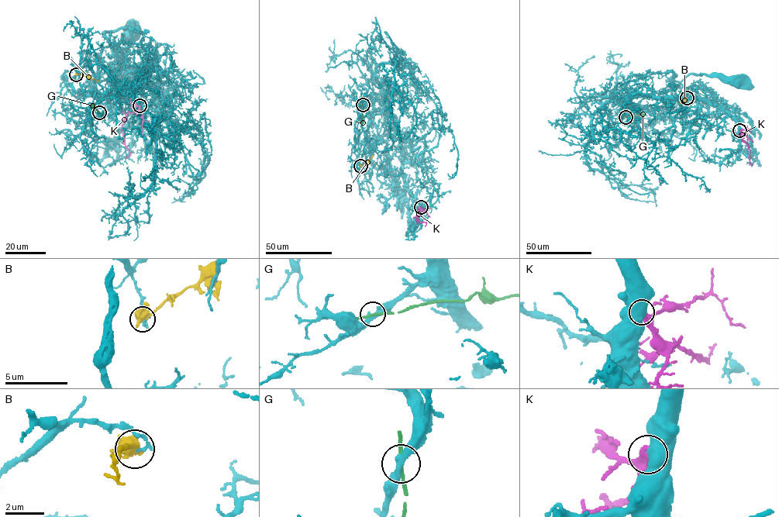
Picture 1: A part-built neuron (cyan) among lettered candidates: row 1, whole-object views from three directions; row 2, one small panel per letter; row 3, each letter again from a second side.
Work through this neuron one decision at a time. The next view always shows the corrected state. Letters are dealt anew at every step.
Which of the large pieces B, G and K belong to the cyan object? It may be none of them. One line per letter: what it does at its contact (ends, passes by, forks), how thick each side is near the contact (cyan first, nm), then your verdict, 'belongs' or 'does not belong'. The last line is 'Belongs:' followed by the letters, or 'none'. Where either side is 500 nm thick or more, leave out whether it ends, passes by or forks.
B: 150 nm thick on the cyan side, 550 nm on the other; does not belong
G: it passes by; 320 nm thick on the cyan side, 160 nm on the other; does not belong
K: 700 nm thick on the cyan side, 440 nm on the other; does not belong
Belongs: none

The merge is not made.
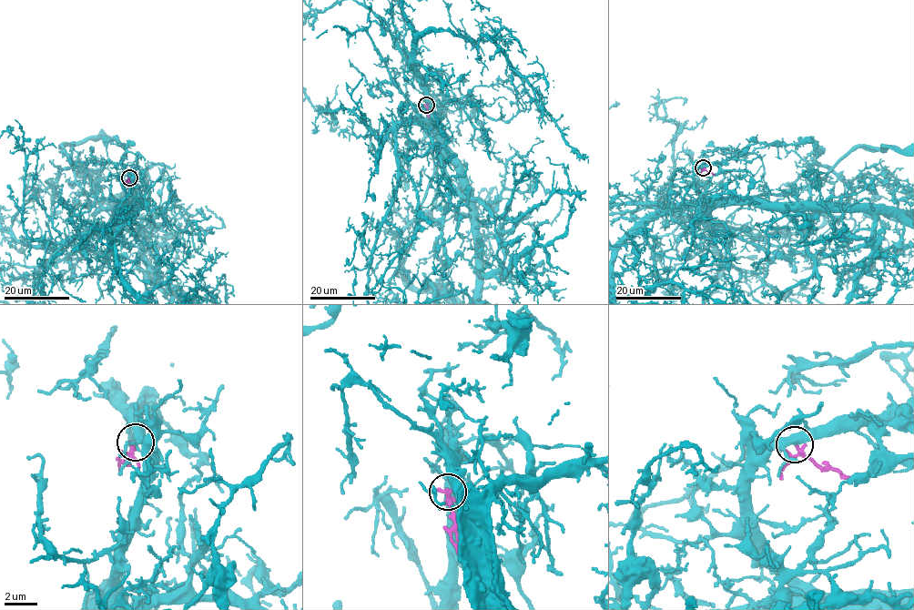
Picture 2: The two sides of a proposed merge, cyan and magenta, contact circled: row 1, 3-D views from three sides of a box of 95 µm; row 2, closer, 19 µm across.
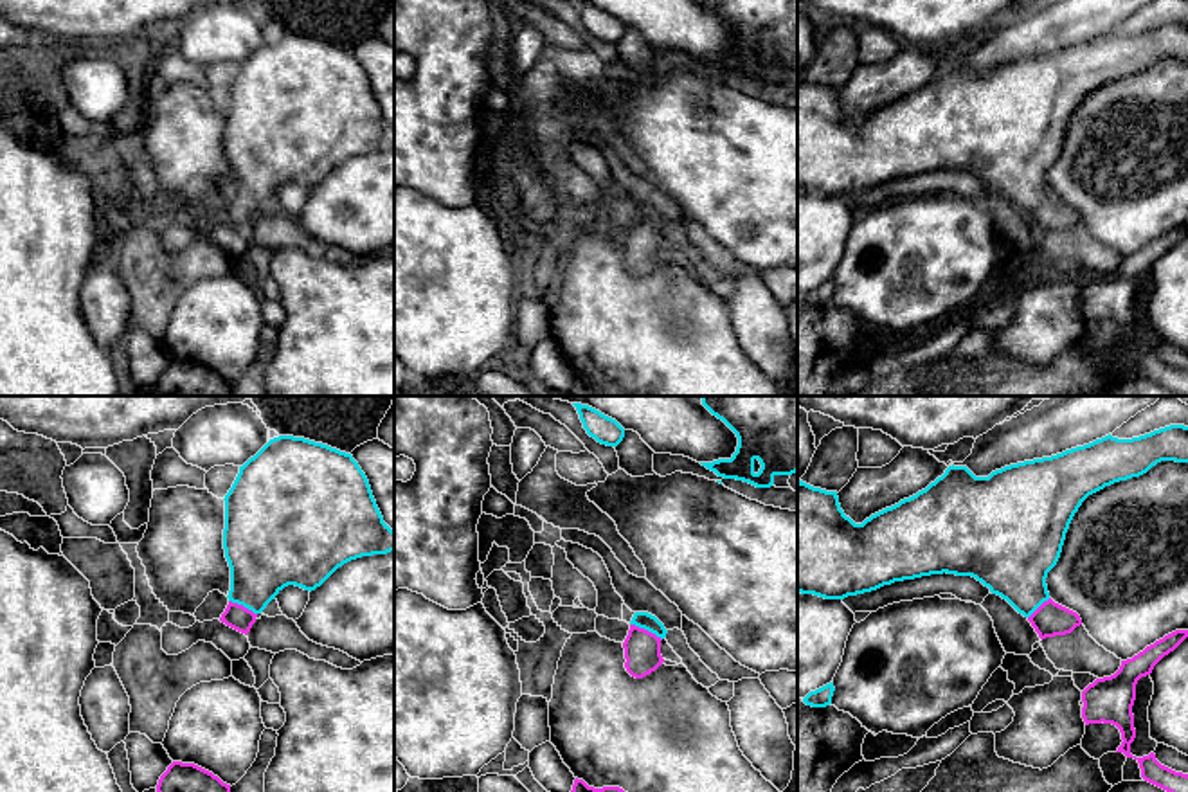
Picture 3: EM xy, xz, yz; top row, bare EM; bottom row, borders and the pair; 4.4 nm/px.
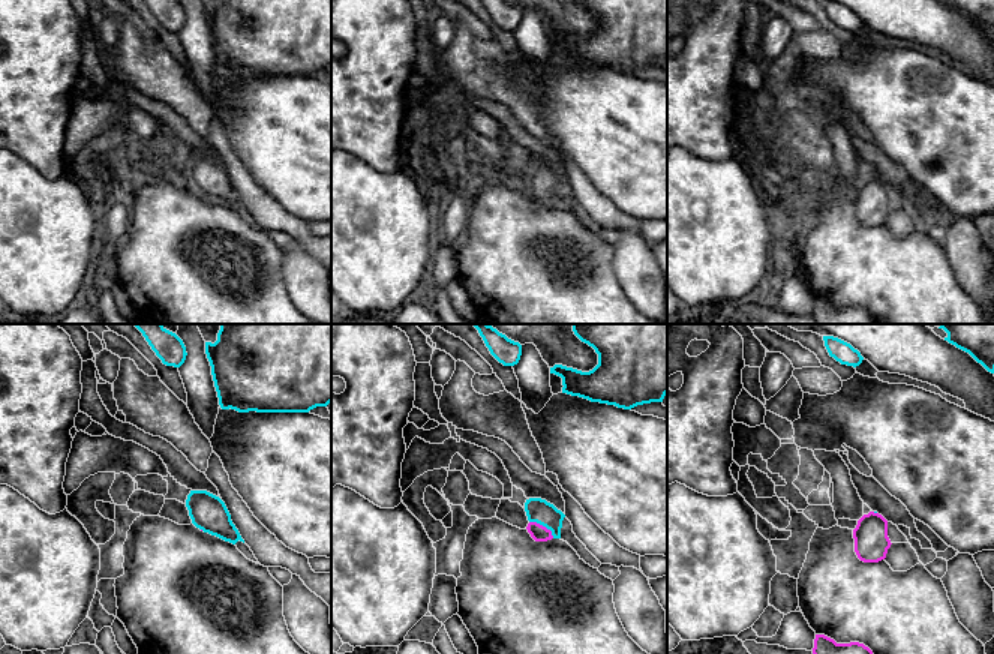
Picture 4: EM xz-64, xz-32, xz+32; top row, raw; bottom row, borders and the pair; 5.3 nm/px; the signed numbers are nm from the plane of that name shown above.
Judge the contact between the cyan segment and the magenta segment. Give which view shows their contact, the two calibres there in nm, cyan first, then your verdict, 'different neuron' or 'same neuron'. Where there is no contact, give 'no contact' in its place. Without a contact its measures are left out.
contact in xz; calibres 80 and 160 nm; same neuron

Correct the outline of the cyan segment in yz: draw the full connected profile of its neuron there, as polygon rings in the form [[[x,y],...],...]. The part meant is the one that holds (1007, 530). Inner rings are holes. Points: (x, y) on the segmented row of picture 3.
[[[1170,425],[1132,439],[1109,434],[1051,457],[1004,466],[988,477],[952,464],[925,490],[862,524],[844,515],[837,491],[799,481],[797,592],[844,599],[931,574],[972,576],[1022,614],[1040,639],[1071,634],[1082,619],[1049,598],[1046,578],[1060,558],[1075,513],[1089,495],[1139,477],[1161,461],[1188,463],[1188,427]]]

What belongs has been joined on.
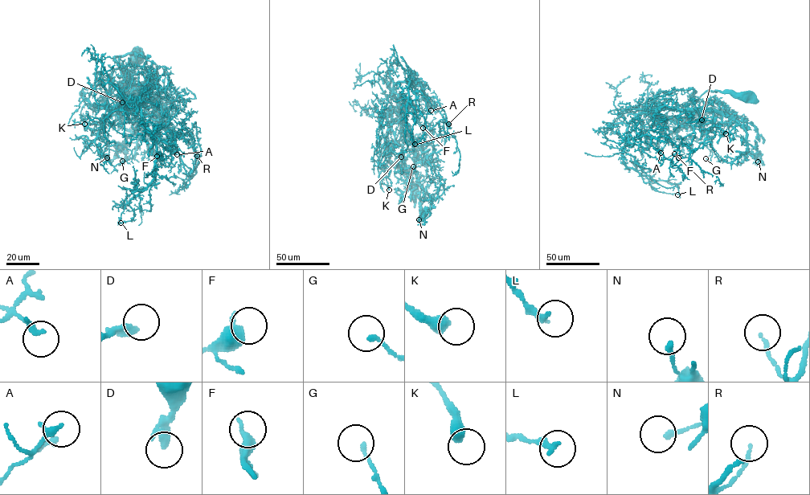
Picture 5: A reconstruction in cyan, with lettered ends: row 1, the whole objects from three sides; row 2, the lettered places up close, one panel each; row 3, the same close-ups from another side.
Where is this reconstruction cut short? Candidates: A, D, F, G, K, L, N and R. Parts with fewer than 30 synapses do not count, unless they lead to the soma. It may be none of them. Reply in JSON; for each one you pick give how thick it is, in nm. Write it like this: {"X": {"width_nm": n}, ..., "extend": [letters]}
{"extend": []}

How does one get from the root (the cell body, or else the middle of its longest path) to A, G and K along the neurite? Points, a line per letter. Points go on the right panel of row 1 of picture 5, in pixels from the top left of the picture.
A: (744, 98), (728, 92), (708, 90), (685, 104), (647, 110), (665, 125), (667, 141), (660, 153)
G: (744, 98), (708, 90), (691, 103), (656, 112), (666, 128), (711, 150), (710, 160), (705, 158)
K: (744, 98), (708, 90), (691, 103), (657, 113), (682, 119), (715, 112), (719, 128), (726, 133)

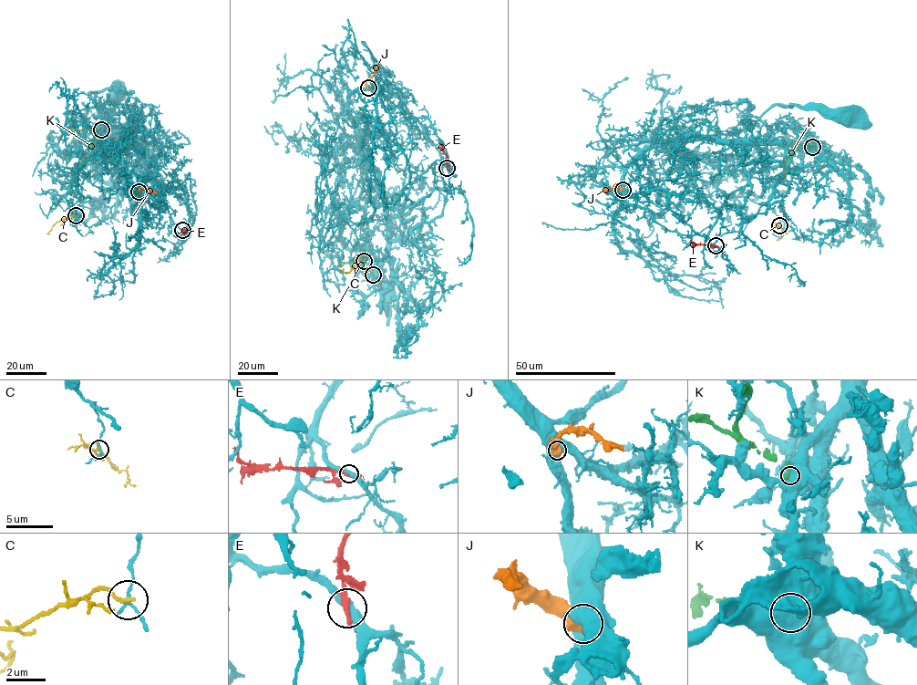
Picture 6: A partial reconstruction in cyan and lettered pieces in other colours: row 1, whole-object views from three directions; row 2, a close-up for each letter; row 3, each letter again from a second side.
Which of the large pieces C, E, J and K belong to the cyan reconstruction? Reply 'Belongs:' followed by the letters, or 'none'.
Belongs: none

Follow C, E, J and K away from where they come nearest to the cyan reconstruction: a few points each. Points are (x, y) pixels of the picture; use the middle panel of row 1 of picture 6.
C: (364, 261), (357, 261), (348, 273), (340, 270)
E: (447, 168), (448, 156), (439, 143)
J: (368, 88), (366, 82), (378, 64)
K: (373, 275), (363, 265), (364, 256), (359, 254), (354, 260)

